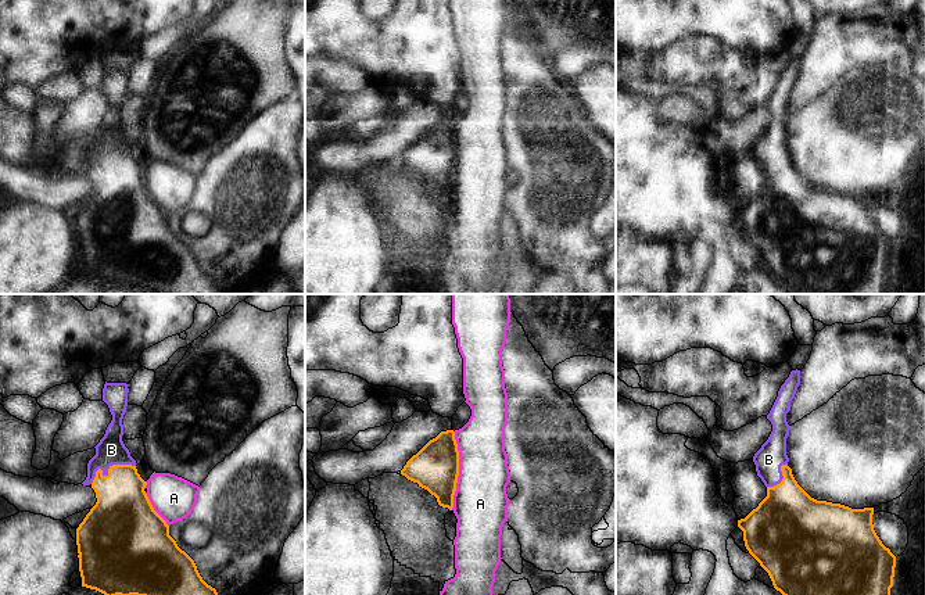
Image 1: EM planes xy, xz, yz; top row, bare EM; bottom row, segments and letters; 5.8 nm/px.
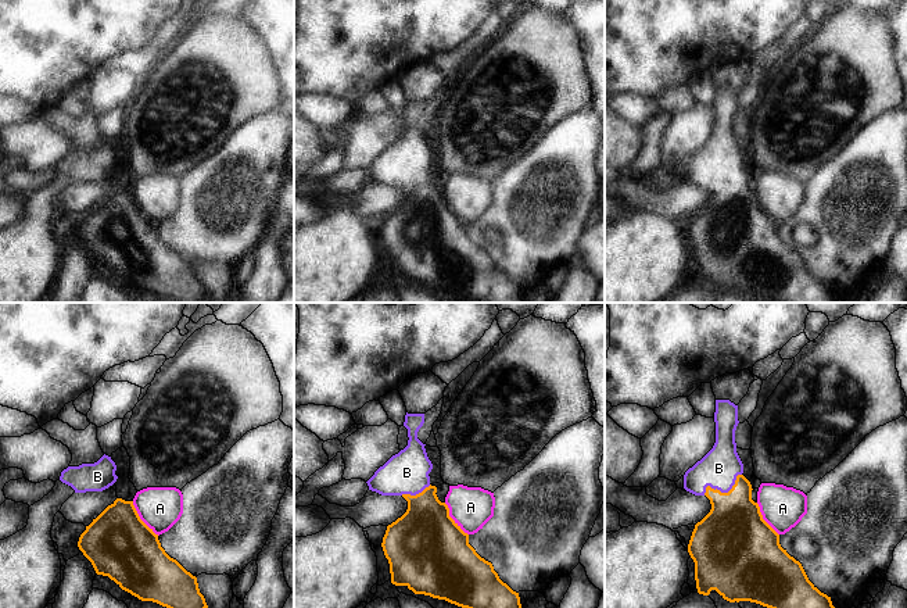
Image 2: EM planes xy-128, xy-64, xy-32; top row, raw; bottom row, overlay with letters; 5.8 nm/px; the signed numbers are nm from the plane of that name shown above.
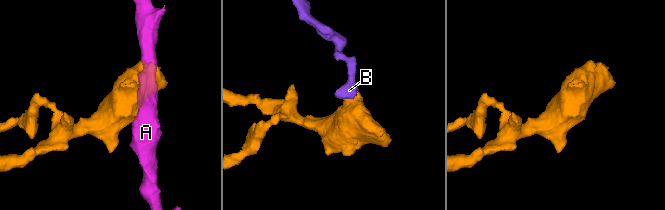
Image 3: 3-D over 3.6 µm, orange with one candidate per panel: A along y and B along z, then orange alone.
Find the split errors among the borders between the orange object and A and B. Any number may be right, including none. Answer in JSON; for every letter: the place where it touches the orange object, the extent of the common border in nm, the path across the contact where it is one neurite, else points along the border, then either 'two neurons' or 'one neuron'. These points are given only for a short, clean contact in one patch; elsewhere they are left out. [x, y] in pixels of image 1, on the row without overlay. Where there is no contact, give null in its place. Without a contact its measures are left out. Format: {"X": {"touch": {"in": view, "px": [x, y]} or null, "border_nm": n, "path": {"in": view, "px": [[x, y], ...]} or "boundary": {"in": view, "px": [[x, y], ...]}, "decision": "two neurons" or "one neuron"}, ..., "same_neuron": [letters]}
{"A": {"touch": {"in": "xz", "px": [458, 160]}, "border_nm": 460, "decision": "two neurons"}, "B": {"touch": {"in": "xy", "px": [108, 160]}, "border_nm": 280, "path": {"in": "xy", "px": [[122, 200], [119, 178], [108, 160], [111, 139]]}, "decision": "one neuron"}, "same_neuron": ["B"]}

